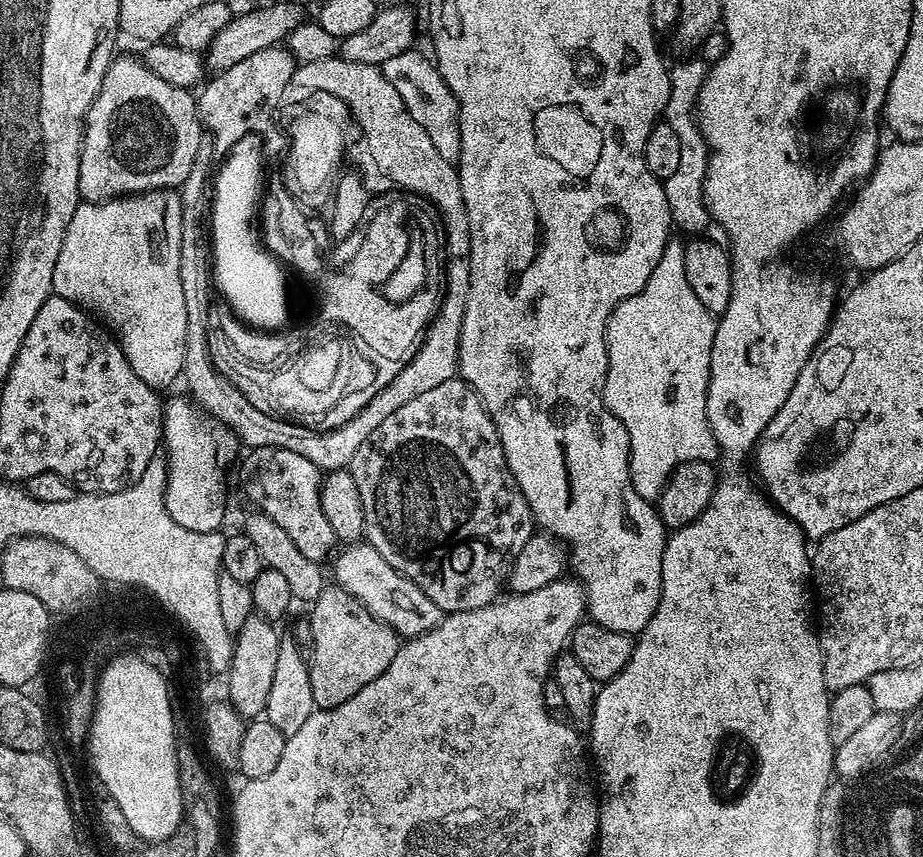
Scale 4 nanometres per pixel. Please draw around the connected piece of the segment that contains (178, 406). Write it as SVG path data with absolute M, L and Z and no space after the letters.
M184 398L167 399L164 405L161 439L168 466L164 501L167 512L184 529L217 532L226 516L224 466L240 449L240 441L231 428L202 411L191 399Z

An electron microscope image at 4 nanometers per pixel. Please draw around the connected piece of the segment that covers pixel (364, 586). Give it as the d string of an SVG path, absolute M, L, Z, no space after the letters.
M367 542L349 544L343 549L345 552L336 560L335 583L345 588L355 597L374 618L386 622L396 631L401 638L411 638L426 634L431 628L435 628L442 619L442 613L430 598L410 578L406 578L378 550L374 550Z

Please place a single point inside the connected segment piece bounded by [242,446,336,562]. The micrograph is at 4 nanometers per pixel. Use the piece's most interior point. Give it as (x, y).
(283, 484)

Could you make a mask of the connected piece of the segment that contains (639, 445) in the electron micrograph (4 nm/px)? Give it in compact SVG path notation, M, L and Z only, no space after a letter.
M676 238L669 239L666 250L662 250L662 258L658 258L658 266L654 266L650 278L646 278L646 286L642 286L642 290L638 290L638 294L626 298L610 314L608 327L604 330L604 341L608 347L608 373L606 374L602 395L604 405L616 415L618 422L622 422L622 426L626 426L626 434L630 438L630 450L632 451L628 455L632 485L634 490L638 490L638 494L643 500L655 501L663 491L664 485L671 478L672 472L680 463L690 462L691 460L712 462L717 459L716 439L710 430L710 422L706 414L706 398L708 397L708 383L710 382L710 354L714 346L716 326L717 321L714 319L713 313L708 312L706 306L702 306L702 302L698 302L694 290L690 290L690 281L686 279L684 244L681 241L676 241Z

